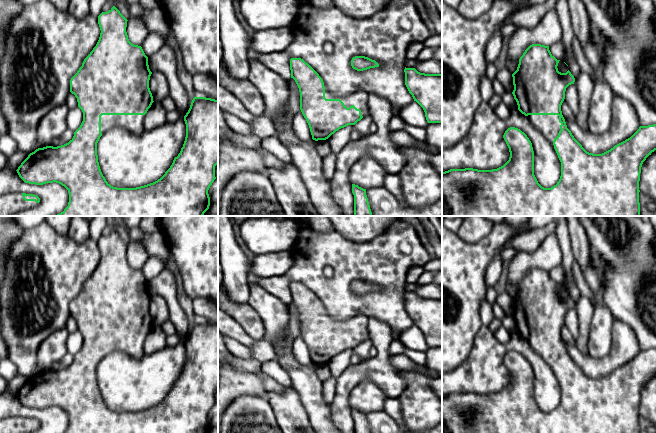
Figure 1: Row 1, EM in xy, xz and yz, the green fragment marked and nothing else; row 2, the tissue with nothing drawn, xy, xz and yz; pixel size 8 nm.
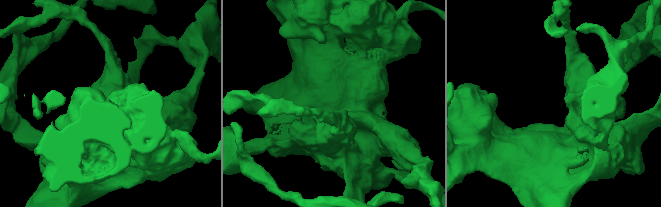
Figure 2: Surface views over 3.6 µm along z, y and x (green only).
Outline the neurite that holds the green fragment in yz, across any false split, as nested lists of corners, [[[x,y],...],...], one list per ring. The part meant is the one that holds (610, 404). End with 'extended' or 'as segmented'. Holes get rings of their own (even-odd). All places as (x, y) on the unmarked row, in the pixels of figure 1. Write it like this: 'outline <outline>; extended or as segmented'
outline [[[532,268],[525,274],[523,279],[520,281],[517,294],[512,298],[513,309],[514,309],[514,314],[512,318],[517,326],[518,334],[522,338],[524,338],[530,344],[530,346],[537,353],[539,353],[542,356],[542,358],[546,361],[546,363],[553,369],[558,379],[558,382],[561,386],[561,400],[557,408],[551,412],[544,412],[538,407],[534,399],[534,375],[532,367],[527,361],[527,359],[524,356],[522,356],[520,353],[515,351],[510,351],[505,355],[503,359],[503,362],[510,376],[509,384],[503,390],[492,394],[478,394],[473,392],[465,392],[465,393],[450,393],[448,395],[442,396],[442,433],[640,433],[639,405],[640,405],[641,391],[646,382],[656,374],[656,348],[648,350],[640,350],[639,353],[630,362],[615,369],[613,372],[602,378],[593,378],[587,376],[582,371],[582,369],[574,362],[571,355],[567,352],[565,343],[562,339],[561,329],[565,323],[566,312],[569,309],[574,308],[575,302],[569,294],[566,297],[561,297],[558,295],[557,290],[559,285],[560,284],[557,284],[551,278],[549,270],[541,268]]]; extended

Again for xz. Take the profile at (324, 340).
outline [[[301,282],[290,283],[290,294],[299,312],[300,334],[313,364],[326,364],[339,353],[355,349],[369,339],[367,316],[333,319],[319,298]]]; extended

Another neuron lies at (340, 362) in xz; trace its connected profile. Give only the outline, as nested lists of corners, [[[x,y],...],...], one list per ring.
[[[348,349],[339,353],[326,364],[317,365],[317,376],[323,382],[330,376],[337,378],[350,364],[354,349]]]

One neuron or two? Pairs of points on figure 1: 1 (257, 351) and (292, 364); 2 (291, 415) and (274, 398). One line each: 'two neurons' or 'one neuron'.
1: two neurons
2: one neuron

